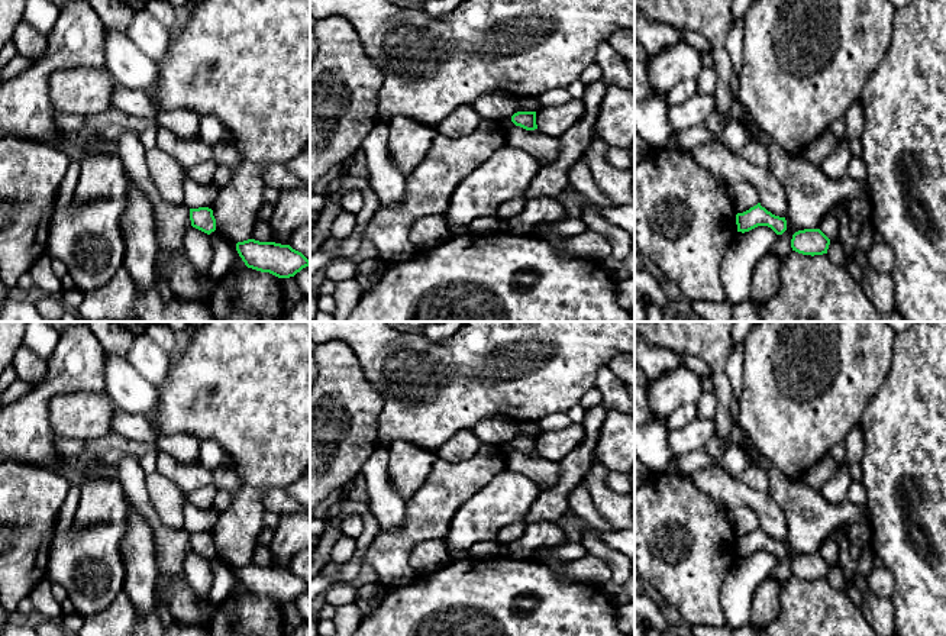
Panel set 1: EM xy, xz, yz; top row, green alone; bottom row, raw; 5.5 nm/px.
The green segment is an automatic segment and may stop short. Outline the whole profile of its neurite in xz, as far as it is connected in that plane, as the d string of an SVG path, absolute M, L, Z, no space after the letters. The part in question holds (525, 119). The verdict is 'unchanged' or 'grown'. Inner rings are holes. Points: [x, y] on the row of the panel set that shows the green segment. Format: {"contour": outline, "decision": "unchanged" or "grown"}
{"contour": "M517 112L511 116L511 122L526 130L537 129L536 112Z", "decision": "unchanged"}

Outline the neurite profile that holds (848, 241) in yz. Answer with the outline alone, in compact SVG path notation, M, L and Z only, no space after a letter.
M843 200L836 209L833 209L834 216L839 223L839 240L845 251L846 258L853 256L858 252L856 238L850 232L852 219L847 213L847 200Z

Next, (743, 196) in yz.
M739 181L727 187L727 191L736 213L743 213L759 203L756 187L748 181Z

